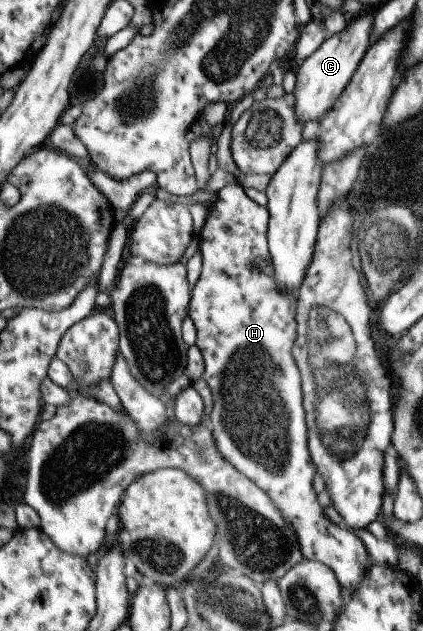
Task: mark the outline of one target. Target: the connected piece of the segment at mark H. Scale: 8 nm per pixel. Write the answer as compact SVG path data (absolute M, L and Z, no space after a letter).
M231 183L227 187L223 187L219 191L219 199L217 203L209 207L206 222L203 229L200 231L199 247L203 255L203 274L199 282L192 289L192 304L188 311L189 316L193 319L197 327L198 339L196 346L199 347L204 356L206 369L204 379L211 389L213 389L213 412L210 414L210 419L213 425L214 438L220 453L224 455L225 459L229 461L237 470L240 470L246 477L255 481L257 485L269 493L269 497L273 499L281 507L281 513L284 518L287 518L289 525L293 525L293 529L297 531L297 537L300 538L300 550L306 560L316 560L323 562L325 566L332 569L332 573L339 581L340 589L354 590L360 587L359 579L364 581L363 571L367 573L367 560L369 555L363 549L361 541L349 531L343 529L339 525L335 525L321 513L321 505L317 503L315 491L311 487L313 483L313 475L315 475L315 467L309 459L309 451L307 451L307 441L305 441L305 421L303 421L303 407L301 407L301 373L300 367L297 366L296 358L294 357L294 349L298 337L298 322L295 321L297 317L297 296L289 291L283 291L275 279L275 267L271 261L271 253L268 243L268 233L270 223L270 212L268 207L263 207L259 203L255 203L253 199L249 198L246 189L237 183Z

